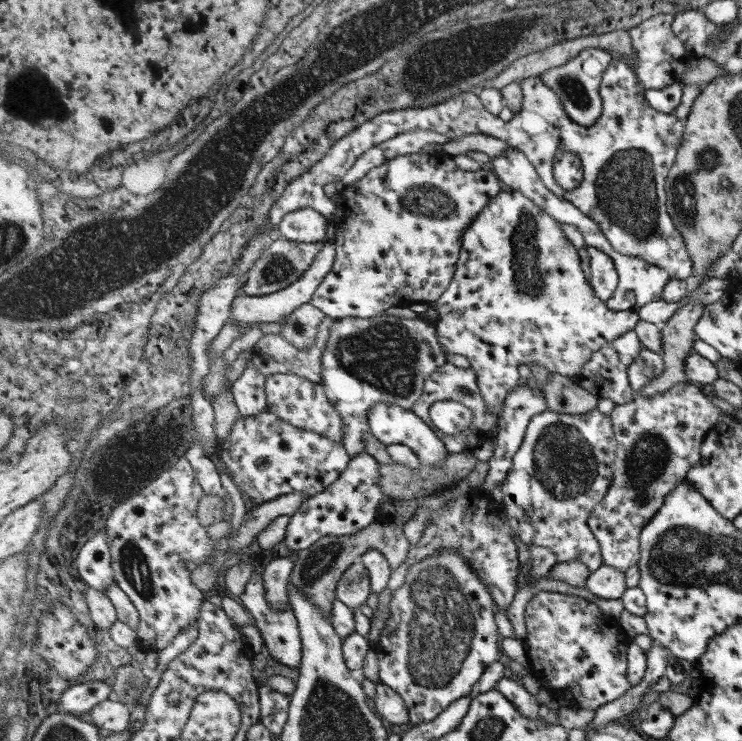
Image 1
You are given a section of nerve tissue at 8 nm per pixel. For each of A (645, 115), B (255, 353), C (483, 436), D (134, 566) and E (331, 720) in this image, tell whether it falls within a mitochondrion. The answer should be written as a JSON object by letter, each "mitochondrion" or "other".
{"A":"other","B":"other","C":"other","D":"mitochondrion","E":"mitochondrion"}

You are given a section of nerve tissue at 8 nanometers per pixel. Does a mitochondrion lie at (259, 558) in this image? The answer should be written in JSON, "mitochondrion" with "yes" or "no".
{"mitochondrion":"no"}

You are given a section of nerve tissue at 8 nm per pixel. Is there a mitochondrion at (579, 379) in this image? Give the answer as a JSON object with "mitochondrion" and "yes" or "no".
{"mitochondrion":"no"}

